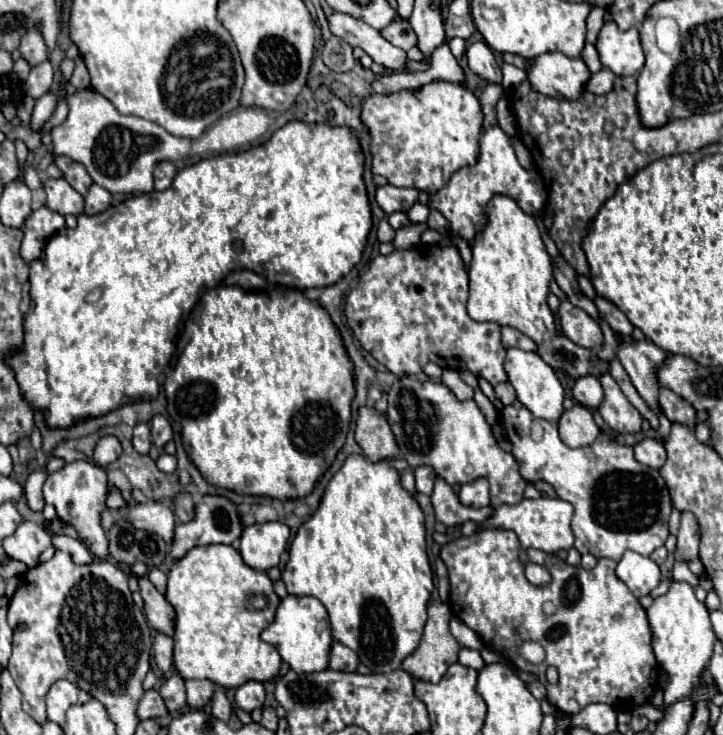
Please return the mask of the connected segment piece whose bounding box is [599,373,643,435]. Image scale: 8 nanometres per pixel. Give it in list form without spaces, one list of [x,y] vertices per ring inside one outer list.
[[[607,373],[607,377],[599,377],[603,391],[605,391],[605,401],[599,407],[601,417],[605,419],[607,427],[613,431],[625,435],[625,433],[639,433],[643,417],[641,413],[629,403],[629,399],[623,395],[619,385],[613,381],[613,377]]]

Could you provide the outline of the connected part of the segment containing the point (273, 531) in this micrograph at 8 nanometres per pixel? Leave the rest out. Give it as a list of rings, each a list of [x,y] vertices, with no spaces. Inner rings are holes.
[[[281,521],[255,523],[243,529],[241,557],[255,571],[269,571],[279,565],[281,553],[287,549],[289,527]]]

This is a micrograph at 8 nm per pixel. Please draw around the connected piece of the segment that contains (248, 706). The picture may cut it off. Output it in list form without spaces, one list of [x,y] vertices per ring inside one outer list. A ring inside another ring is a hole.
[[[247,681],[241,687],[237,687],[235,703],[237,703],[237,707],[241,707],[247,713],[251,713],[253,709],[261,709],[263,703],[265,703],[263,683],[259,683],[259,681]]]

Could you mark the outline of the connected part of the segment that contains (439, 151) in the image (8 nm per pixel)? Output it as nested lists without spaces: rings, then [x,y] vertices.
[[[435,81],[395,95],[373,93],[363,105],[361,119],[371,133],[373,173],[387,177],[391,185],[437,193],[457,169],[479,159],[483,111],[465,85]]]

